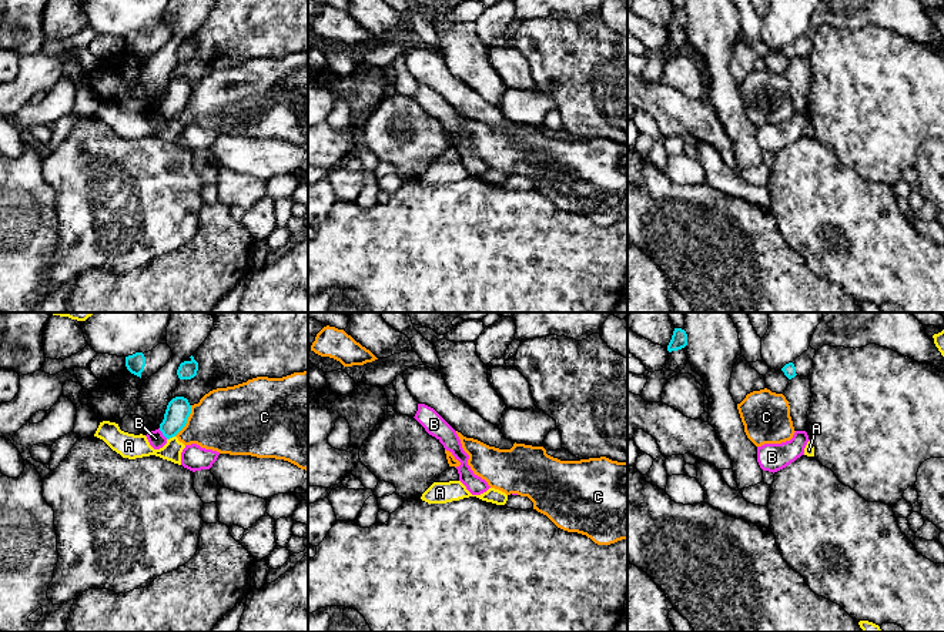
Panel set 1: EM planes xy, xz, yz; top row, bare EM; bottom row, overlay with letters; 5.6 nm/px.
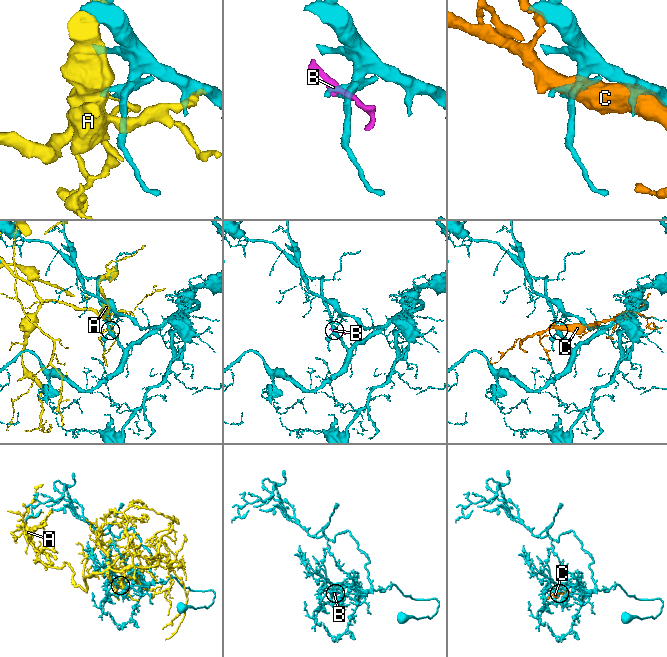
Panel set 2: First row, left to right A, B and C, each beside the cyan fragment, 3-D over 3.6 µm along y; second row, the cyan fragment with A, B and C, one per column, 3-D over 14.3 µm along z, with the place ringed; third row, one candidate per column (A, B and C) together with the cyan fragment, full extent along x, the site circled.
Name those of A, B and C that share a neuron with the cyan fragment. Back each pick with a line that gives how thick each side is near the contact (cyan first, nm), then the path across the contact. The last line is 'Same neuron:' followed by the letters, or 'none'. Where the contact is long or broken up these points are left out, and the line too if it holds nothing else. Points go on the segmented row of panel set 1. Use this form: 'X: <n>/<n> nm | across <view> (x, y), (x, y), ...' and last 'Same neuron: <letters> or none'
Same neuron: none

